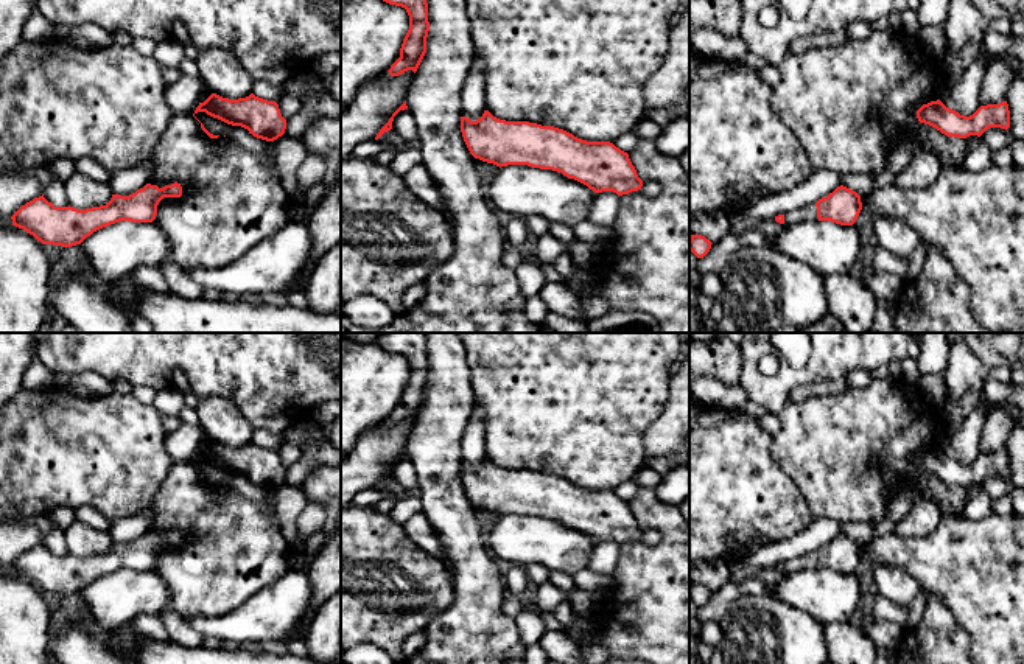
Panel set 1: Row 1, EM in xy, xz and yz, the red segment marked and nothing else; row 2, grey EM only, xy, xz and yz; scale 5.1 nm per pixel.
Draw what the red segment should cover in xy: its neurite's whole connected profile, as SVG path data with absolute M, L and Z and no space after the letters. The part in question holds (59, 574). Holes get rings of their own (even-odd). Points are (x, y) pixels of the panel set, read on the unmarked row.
M174 530L159 536L146 532L129 544L112 543L106 554L78 558L54 555L44 543L22 554L12 564L12 574L23 577L42 592L72 596L93 580L120 569L153 571L163 546L181 546L182 535Z

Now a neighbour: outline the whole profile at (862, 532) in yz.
M843 521L840 522L840 533L856 540L859 544L865 544L878 535L875 526L875 521Z

